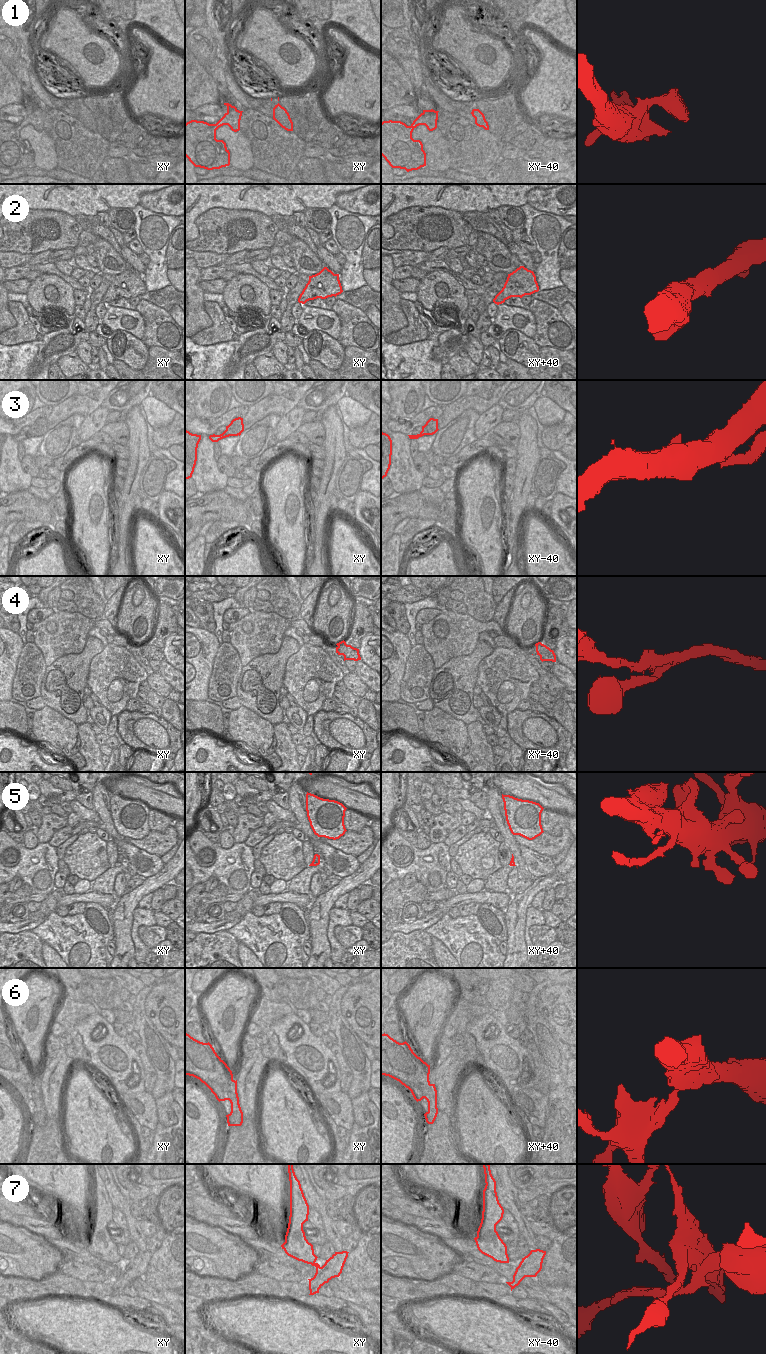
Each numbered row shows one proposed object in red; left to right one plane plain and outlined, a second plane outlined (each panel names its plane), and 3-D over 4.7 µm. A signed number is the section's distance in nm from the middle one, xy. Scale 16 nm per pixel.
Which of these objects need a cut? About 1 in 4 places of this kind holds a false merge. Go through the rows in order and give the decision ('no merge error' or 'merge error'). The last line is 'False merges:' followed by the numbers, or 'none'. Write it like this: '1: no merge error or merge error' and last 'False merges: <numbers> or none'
1: no merge error
2: no merge error
3: no merge error
4: merge error
5: no merge error
6: merge error
7: merge error
False merges: 4, 6, 7

